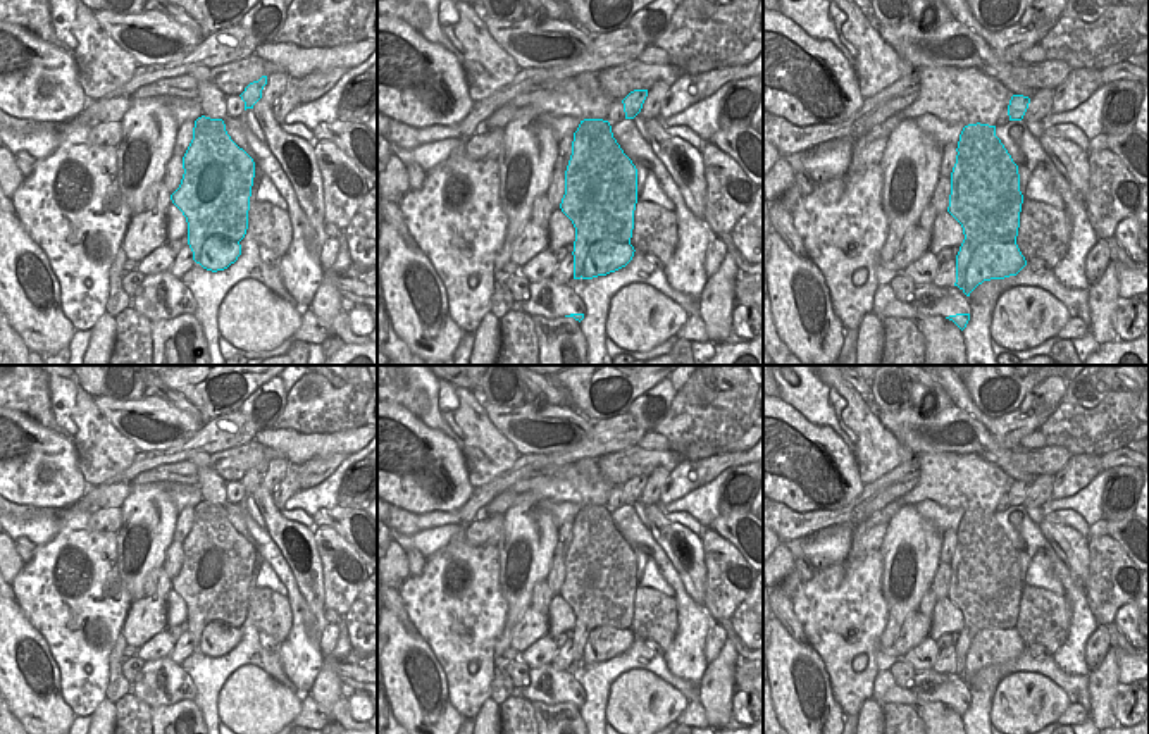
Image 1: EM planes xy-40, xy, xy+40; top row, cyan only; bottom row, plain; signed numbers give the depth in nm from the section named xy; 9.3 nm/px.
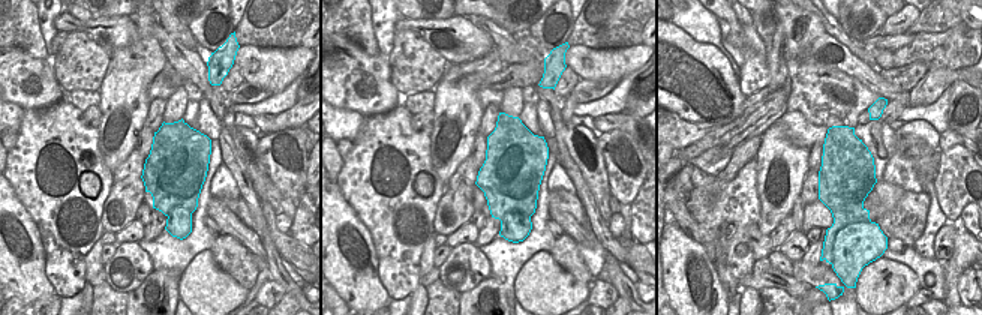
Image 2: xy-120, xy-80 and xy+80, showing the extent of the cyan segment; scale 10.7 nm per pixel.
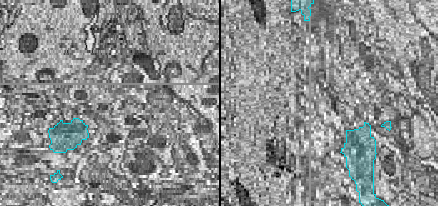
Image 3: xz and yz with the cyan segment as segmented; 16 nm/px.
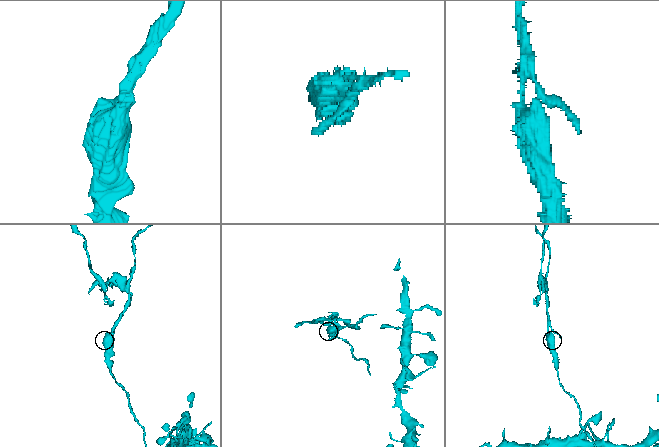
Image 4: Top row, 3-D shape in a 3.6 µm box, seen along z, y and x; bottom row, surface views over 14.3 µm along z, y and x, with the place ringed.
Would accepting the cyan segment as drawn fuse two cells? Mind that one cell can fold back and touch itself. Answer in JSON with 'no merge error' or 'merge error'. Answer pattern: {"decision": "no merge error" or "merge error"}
{"decision": "merge error"}

